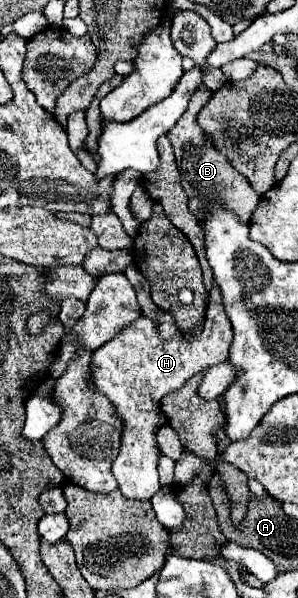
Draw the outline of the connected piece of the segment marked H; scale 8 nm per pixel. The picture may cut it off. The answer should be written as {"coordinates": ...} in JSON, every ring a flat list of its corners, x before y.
{"coordinates":[[213,285,209,291,209,311,205,319,205,329,195,339,175,337,175,341,163,341,155,329,155,321,139,317,123,333,101,345,93,353,93,383,107,395,123,417,125,429,121,437,121,451,113,463,113,475,119,483,119,491,127,499,151,499,159,489,157,457,159,447,155,439,155,429,159,427,159,401,171,391,181,387,195,373,213,367,227,359,233,341,231,321,225,315,221,303,221,289]]}

